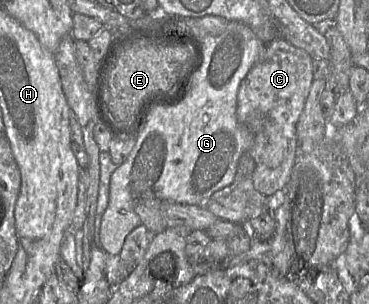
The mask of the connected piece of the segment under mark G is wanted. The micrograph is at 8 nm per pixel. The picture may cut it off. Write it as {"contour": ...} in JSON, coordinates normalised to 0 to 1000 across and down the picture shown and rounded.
{"contour":[[[648,69],[626,72],[596,115],[550,128],[547,217],[526,247],[499,329],[472,349],[420,349],[404,368],[396,411],[358,500],[301,579],[295,664],[271,743],[271,793],[287,829],[322,839],[344,773],[385,737],[366,697],[379,661],[434,655],[542,674],[569,655],[580,632],[634,595],[645,533],[688,464],[683,434],[642,388],[642,309],[659,260],[707,191],[715,155],[718,141],[691,115],[680,89]]]}

